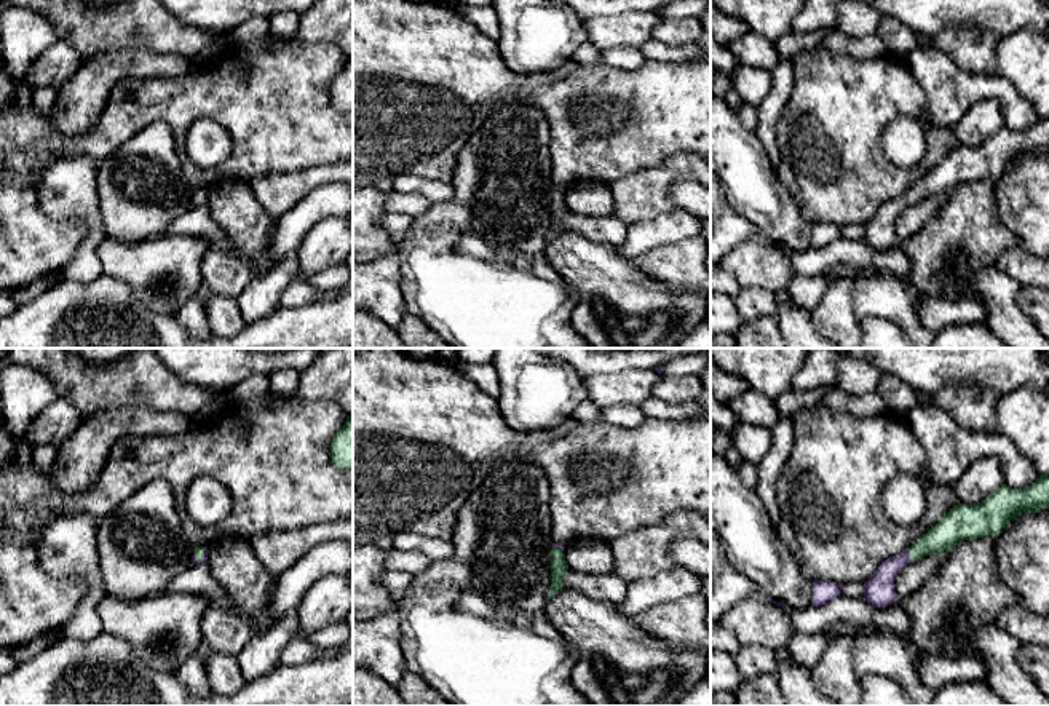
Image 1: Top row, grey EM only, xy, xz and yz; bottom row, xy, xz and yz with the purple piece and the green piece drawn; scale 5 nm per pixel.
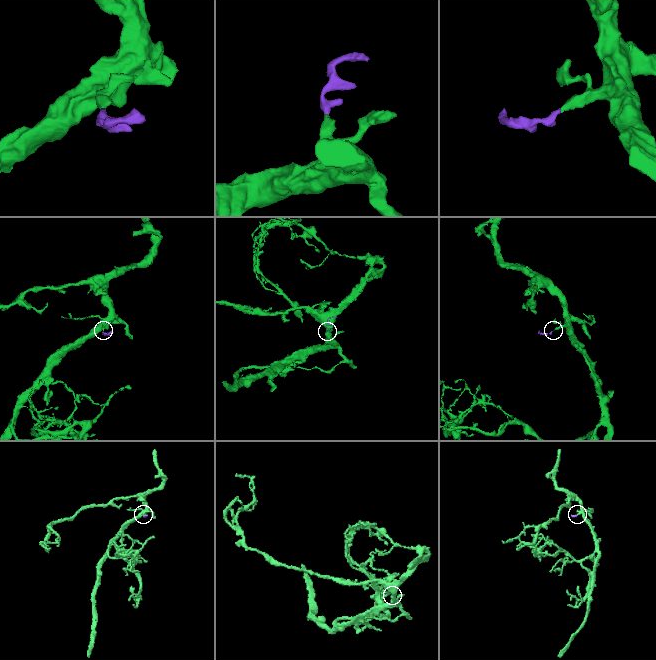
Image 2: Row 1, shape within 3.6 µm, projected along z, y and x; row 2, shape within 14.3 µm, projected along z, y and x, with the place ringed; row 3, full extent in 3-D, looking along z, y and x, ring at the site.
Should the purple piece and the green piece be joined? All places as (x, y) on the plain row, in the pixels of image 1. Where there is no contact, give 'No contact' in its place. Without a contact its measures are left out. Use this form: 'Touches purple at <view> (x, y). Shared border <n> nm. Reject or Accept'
Touches purple at yz (909, 197). Shared border 70 nm. Accept

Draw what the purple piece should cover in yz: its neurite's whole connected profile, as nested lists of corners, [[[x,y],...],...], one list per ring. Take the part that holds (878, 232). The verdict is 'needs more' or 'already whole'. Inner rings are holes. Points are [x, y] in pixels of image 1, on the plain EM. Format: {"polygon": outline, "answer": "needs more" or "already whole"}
{"polygon": [[[1049,117],[1039,118],[1025,131],[1003,126],[976,149],[958,145],[910,190],[878,208],[873,217],[864,224],[864,243],[873,249],[894,246],[899,241],[894,222],[910,204],[928,196],[945,196],[963,182],[998,179],[1019,157],[1038,155],[1044,150],[1049,150]]], "answer": "needs more"}

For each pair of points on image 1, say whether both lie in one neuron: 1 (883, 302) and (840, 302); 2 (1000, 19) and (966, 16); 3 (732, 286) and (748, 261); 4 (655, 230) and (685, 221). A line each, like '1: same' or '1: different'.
1: different
2: same
3: different
4: same

